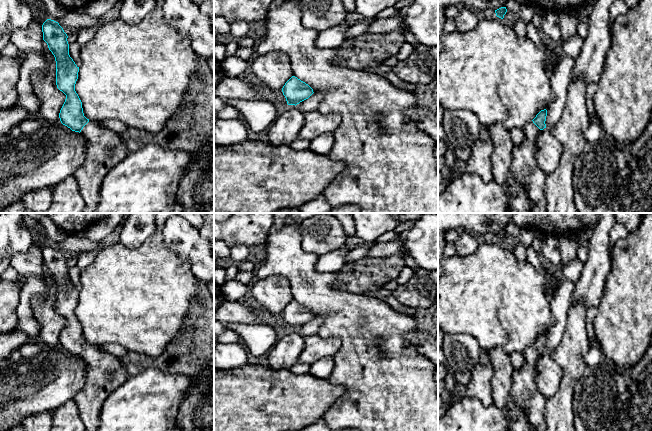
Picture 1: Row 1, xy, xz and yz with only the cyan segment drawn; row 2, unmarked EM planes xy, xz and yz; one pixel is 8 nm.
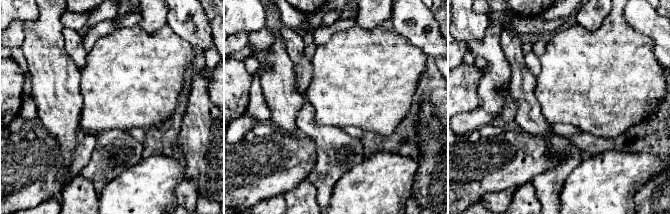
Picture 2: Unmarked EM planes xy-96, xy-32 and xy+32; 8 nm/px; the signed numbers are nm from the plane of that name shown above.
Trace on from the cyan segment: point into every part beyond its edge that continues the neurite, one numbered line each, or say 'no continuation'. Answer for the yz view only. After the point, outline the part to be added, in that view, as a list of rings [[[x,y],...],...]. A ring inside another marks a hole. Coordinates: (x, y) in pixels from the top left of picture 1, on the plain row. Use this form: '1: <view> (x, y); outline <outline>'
1: yz (524, 392); outline [[[531,345],[523,352],[525,364],[520,369],[514,369],[511,382],[511,397],[523,410],[526,411],[534,431],[547,431],[545,414],[546,400],[535,383],[536,363],[540,354]]]

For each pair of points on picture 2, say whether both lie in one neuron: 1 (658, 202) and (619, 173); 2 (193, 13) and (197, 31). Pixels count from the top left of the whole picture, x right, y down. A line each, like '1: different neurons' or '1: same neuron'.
1: different neurons
2: same neuron

